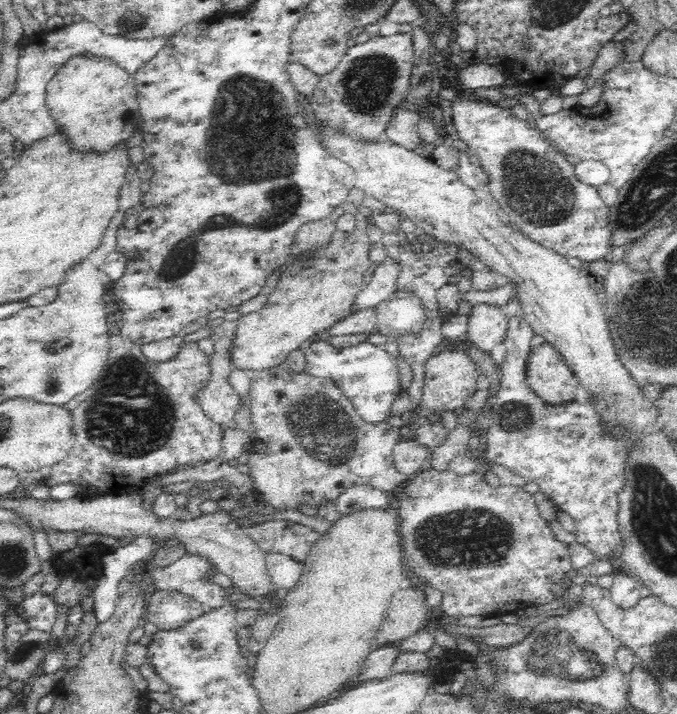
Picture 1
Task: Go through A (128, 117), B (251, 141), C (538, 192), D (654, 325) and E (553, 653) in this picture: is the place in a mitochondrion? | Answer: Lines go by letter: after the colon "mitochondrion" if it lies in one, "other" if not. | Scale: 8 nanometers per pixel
A: other
B: mitochondrion
C: mitochondrion
D: mitochondrion
E: mitochondrion

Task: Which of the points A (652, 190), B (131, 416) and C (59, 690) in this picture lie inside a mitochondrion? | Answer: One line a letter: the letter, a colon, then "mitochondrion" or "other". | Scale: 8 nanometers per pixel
A: mitochondrion
B: mitochondrion
C: other

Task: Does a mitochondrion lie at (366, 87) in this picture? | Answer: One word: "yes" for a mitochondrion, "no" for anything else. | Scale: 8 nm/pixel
yes

